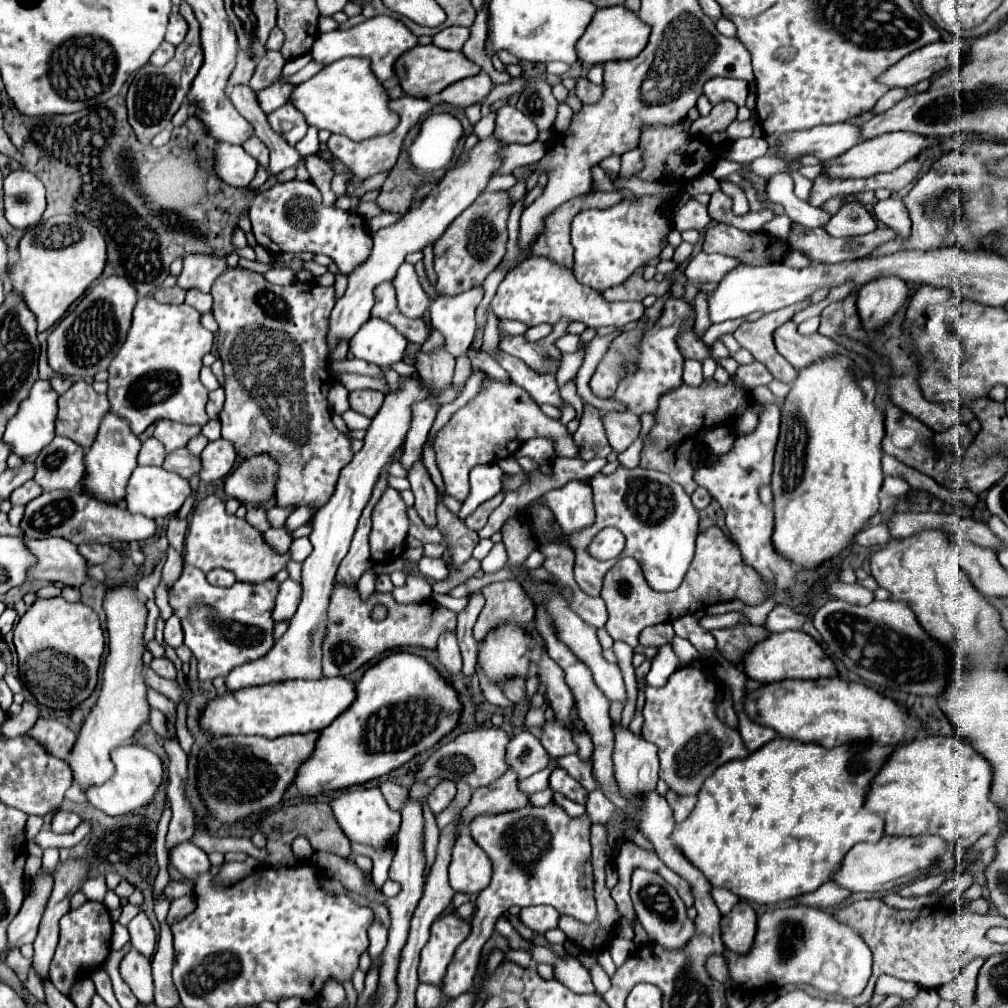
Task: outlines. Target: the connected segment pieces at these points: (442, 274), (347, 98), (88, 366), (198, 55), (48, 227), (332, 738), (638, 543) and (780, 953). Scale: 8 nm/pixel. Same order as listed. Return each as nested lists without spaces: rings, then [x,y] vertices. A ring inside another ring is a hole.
[[[505,192],[481,194],[473,206],[457,216],[443,236],[435,242],[433,268],[437,274],[437,292],[441,296],[457,296],[465,290],[481,286],[483,280],[499,266],[507,244],[509,198]]]
[[[343,58],[325,66],[311,80],[299,84],[289,100],[307,118],[307,124],[343,134],[353,142],[375,138],[391,132],[399,124],[399,116],[389,108],[389,94],[385,86],[373,76],[369,58]]]
[[[109,276],[99,284],[93,284],[89,292],[79,300],[71,314],[65,314],[53,332],[49,334],[49,366],[65,376],[91,378],[101,370],[107,370],[117,350],[125,342],[129,330],[131,312],[137,304],[135,286],[123,276]]]
[[[187,2],[181,4],[181,14],[189,24],[189,32],[185,40],[177,46],[177,54],[165,64],[165,66],[153,66],[147,64],[139,68],[133,74],[129,94],[127,94],[127,110],[129,110],[129,124],[137,136],[137,140],[145,146],[151,144],[153,136],[159,134],[163,128],[169,126],[173,114],[179,110],[181,102],[185,100],[193,78],[197,76],[201,64],[203,64],[203,50],[201,50],[201,40],[199,40],[199,22]]]
[[[53,216],[25,230],[19,240],[19,260],[9,266],[9,280],[37,318],[37,332],[51,328],[87,286],[103,272],[105,240],[101,232],[79,216]]]
[[[393,652],[373,664],[373,668],[363,674],[361,682],[357,684],[355,702],[341,716],[337,716],[333,724],[321,730],[321,736],[317,740],[317,752],[313,752],[313,758],[309,758],[301,766],[295,778],[295,786],[301,794],[315,796],[329,794],[333,790],[349,788],[355,784],[365,784],[367,780],[389,774],[391,770],[409,762],[413,756],[433,748],[443,736],[455,730],[461,712],[463,704],[459,700],[459,692],[423,656],[415,656],[409,652]]]
[[[619,466],[613,474],[599,472],[591,478],[591,488],[593,488],[593,502],[595,502],[597,520],[593,526],[589,526],[589,530],[581,530],[581,534],[573,534],[573,538],[569,538],[569,542],[575,550],[575,556],[577,556],[575,558],[575,580],[581,586],[581,590],[589,596],[599,596],[603,586],[603,578],[613,567],[611,560],[600,561],[593,556],[587,556],[587,542],[591,542],[597,536],[597,532],[607,526],[615,526],[625,534],[627,544],[625,544],[625,550],[621,552],[621,558],[633,556],[641,564],[643,574],[653,590],[657,590],[657,592],[677,590],[679,584],[683,582],[683,576],[685,576],[691,560],[693,560],[695,538],[699,534],[699,512],[693,508],[689,494],[677,482],[673,482],[667,474],[663,474],[659,470],[645,470],[641,466],[637,466],[637,468]]]
[[[789,906],[789,908],[775,908],[765,912],[757,922],[757,936],[751,952],[745,956],[725,952],[725,956],[729,960],[733,988],[737,990],[777,988],[785,984],[811,984],[827,994],[841,994],[851,998],[863,992],[871,976],[871,950],[861,940],[861,936],[853,932],[849,926],[837,922],[831,914],[811,906]]]

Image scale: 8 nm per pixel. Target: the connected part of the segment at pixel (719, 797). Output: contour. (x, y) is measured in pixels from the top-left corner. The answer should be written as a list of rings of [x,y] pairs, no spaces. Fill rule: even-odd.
[[[777,736],[773,742],[761,746],[759,750],[755,750],[753,754],[749,754],[745,760],[731,760],[723,766],[719,766],[701,786],[699,796],[697,796],[697,804],[693,808],[693,812],[679,824],[675,824],[673,832],[671,832],[671,842],[681,850],[681,854],[685,854],[685,858],[699,868],[705,878],[709,880],[709,884],[713,888],[727,888],[731,890],[735,896],[745,898],[749,902],[757,902],[757,904],[777,904],[783,900],[791,900],[803,894],[809,894],[813,890],[817,890],[821,884],[829,882],[833,878],[833,874],[837,872],[837,868],[843,862],[843,856],[859,842],[879,842],[883,838],[883,822],[877,814],[859,814],[865,802],[865,794],[867,788],[873,780],[873,776],[877,774],[877,770],[881,768],[881,764],[885,764],[887,756],[891,754],[891,750],[895,750],[895,746],[879,746],[873,742],[853,742],[847,746],[837,746],[833,750],[827,750],[823,746],[816,743],[802,743],[797,740],[787,740]]]

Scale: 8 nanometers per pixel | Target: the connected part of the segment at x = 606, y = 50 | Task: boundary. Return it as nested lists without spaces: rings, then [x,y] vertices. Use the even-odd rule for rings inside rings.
[[[611,6],[611,8],[601,8],[595,12],[593,22],[587,26],[581,42],[577,44],[579,60],[589,62],[589,64],[599,64],[599,62],[609,62],[609,60],[627,60],[637,56],[649,42],[651,28],[639,16],[631,10],[625,10],[625,6]]]

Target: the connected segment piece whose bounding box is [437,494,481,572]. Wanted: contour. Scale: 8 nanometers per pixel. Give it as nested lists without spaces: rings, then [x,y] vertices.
[[[437,494],[437,530],[443,534],[449,552],[451,552],[451,560],[453,566],[451,570],[455,572],[463,562],[467,562],[471,558],[473,548],[479,544],[479,536],[477,532],[469,530],[455,514],[451,514],[447,510],[447,506],[441,500],[441,494]]]

